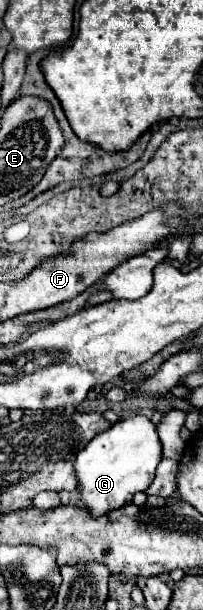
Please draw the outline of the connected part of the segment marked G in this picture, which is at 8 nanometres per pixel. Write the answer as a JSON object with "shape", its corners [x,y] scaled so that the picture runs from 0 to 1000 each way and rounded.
{"shape":[[[709,680],[571,690],[532,707],[473,713],[374,749],[374,779],[404,825],[453,848],[591,834],[640,825],[660,808],[719,805],[798,752],[798,726],[759,693]]]}

